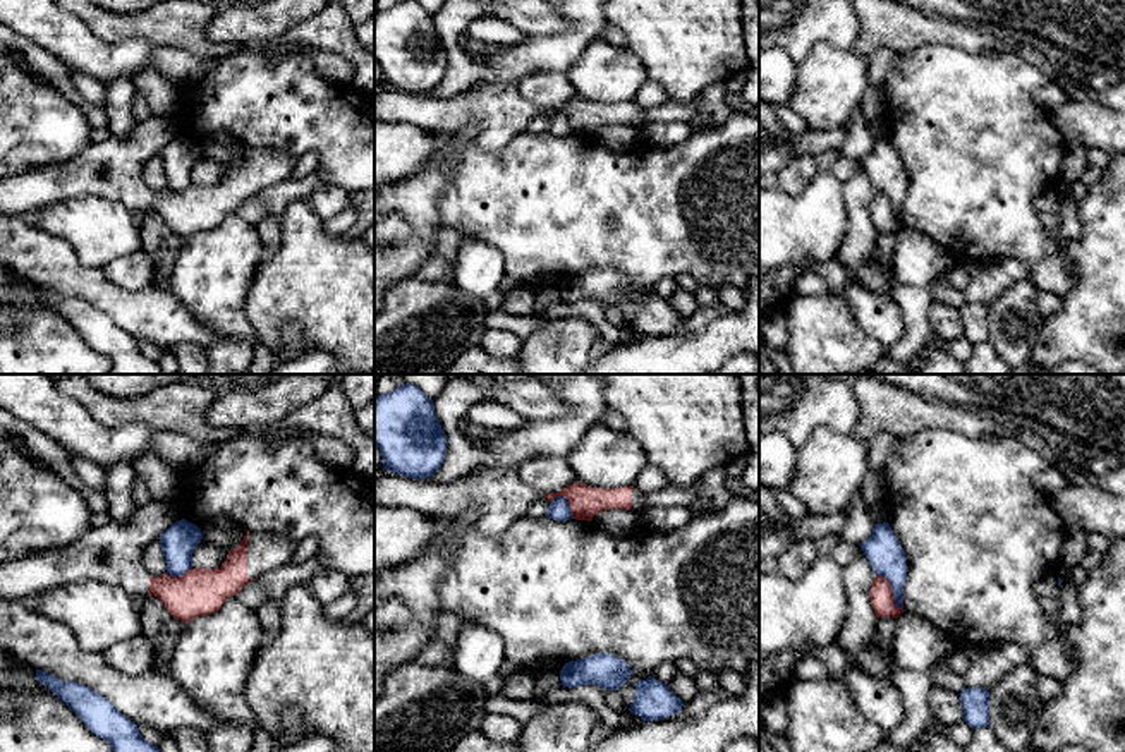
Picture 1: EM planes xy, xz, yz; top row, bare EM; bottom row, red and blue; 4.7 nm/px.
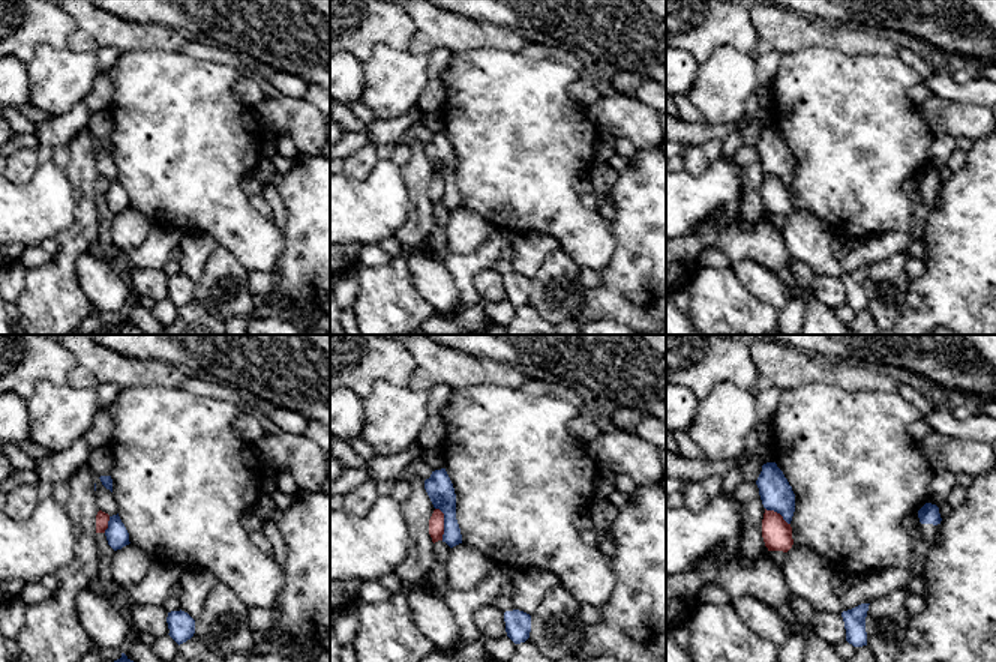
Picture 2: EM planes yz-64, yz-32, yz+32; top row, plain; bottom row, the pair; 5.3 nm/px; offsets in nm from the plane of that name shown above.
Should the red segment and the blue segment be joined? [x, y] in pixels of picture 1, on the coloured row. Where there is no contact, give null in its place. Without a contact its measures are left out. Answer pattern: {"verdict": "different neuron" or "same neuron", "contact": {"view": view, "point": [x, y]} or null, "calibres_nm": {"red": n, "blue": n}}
{"verdict": "different neuron", "contact": {"view": "yz", "point": [892, 591]}, "calibres_nm": {"red": 110, "blue": 170}}

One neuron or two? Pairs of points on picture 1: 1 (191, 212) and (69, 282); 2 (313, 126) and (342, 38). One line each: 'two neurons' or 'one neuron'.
1: two neurons
2: two neurons

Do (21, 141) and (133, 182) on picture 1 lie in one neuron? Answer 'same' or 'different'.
different

